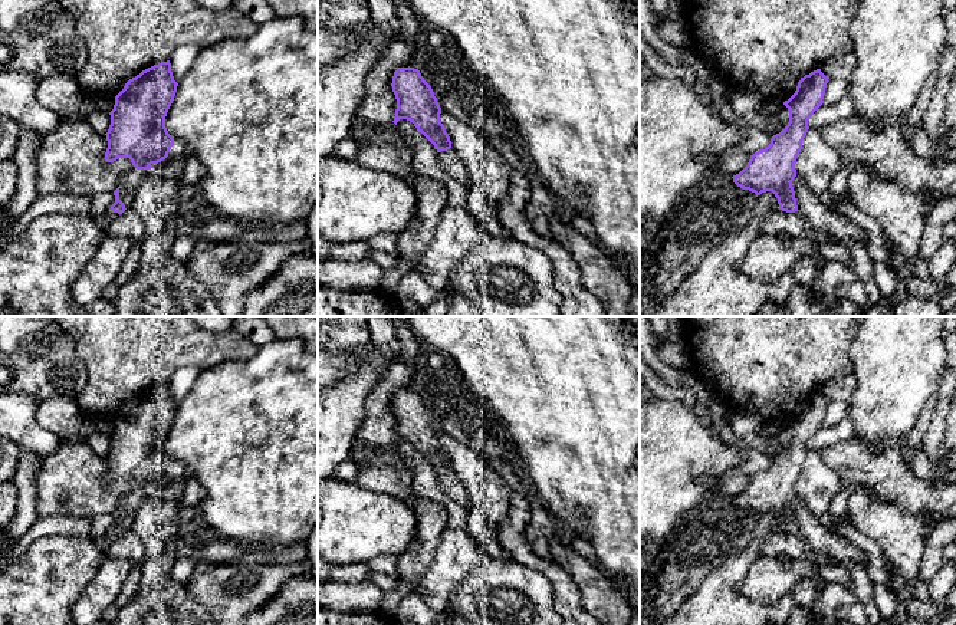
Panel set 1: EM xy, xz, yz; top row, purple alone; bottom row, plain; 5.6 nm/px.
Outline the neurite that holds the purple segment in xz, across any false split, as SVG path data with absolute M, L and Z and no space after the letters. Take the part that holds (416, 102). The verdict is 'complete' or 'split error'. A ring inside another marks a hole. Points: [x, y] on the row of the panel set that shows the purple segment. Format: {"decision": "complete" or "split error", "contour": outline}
{"decision": "split error", "contour": "M398 68L392 76L392 92L397 99L394 124L407 119L414 124L437 149L441 170L463 185L469 185L470 177L466 165L451 148L451 141L440 121L441 108L431 86L424 80L418 69Z"}

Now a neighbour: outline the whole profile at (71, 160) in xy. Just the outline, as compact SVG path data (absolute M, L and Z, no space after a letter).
M86 119L62 121L60 125L42 136L36 155L36 191L39 195L72 194L92 197L99 193L114 193L121 178L137 170L129 158L105 161L106 135L99 135Z

